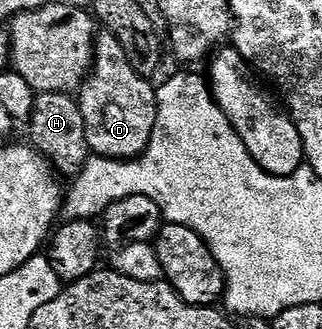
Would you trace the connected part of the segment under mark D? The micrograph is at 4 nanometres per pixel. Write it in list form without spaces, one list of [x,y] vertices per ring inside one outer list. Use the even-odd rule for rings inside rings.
[[[102,31],[95,38],[94,64],[76,92],[80,113],[84,113],[84,133],[88,133],[88,145],[93,154],[103,155],[106,159],[137,159],[146,150],[158,112],[158,93],[155,84],[150,83],[153,82],[147,76],[132,69],[124,49],[120,49],[120,41],[116,41],[112,33]]]

